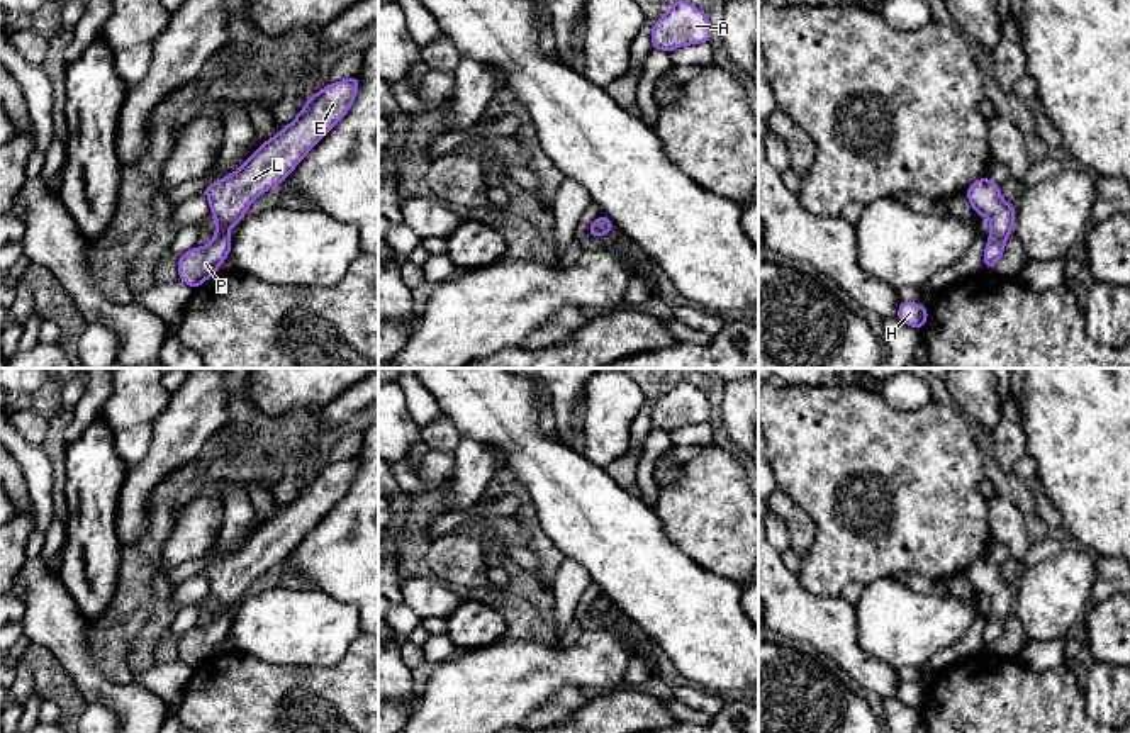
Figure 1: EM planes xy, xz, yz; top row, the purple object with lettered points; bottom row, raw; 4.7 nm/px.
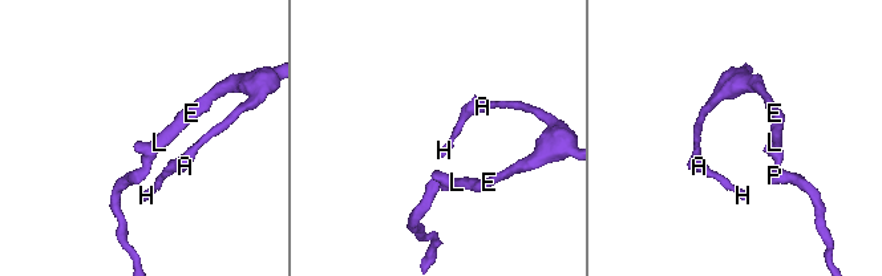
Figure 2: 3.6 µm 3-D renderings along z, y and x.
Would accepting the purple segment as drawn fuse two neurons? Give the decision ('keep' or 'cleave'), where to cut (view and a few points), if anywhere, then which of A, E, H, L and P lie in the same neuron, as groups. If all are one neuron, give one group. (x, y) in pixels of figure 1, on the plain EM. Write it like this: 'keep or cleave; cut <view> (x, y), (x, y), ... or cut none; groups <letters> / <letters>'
keep; cut none; groups A E H L P

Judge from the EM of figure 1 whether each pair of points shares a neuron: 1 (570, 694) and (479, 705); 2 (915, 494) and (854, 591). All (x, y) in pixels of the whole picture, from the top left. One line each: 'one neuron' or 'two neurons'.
1: two neurons
2: two neurons

